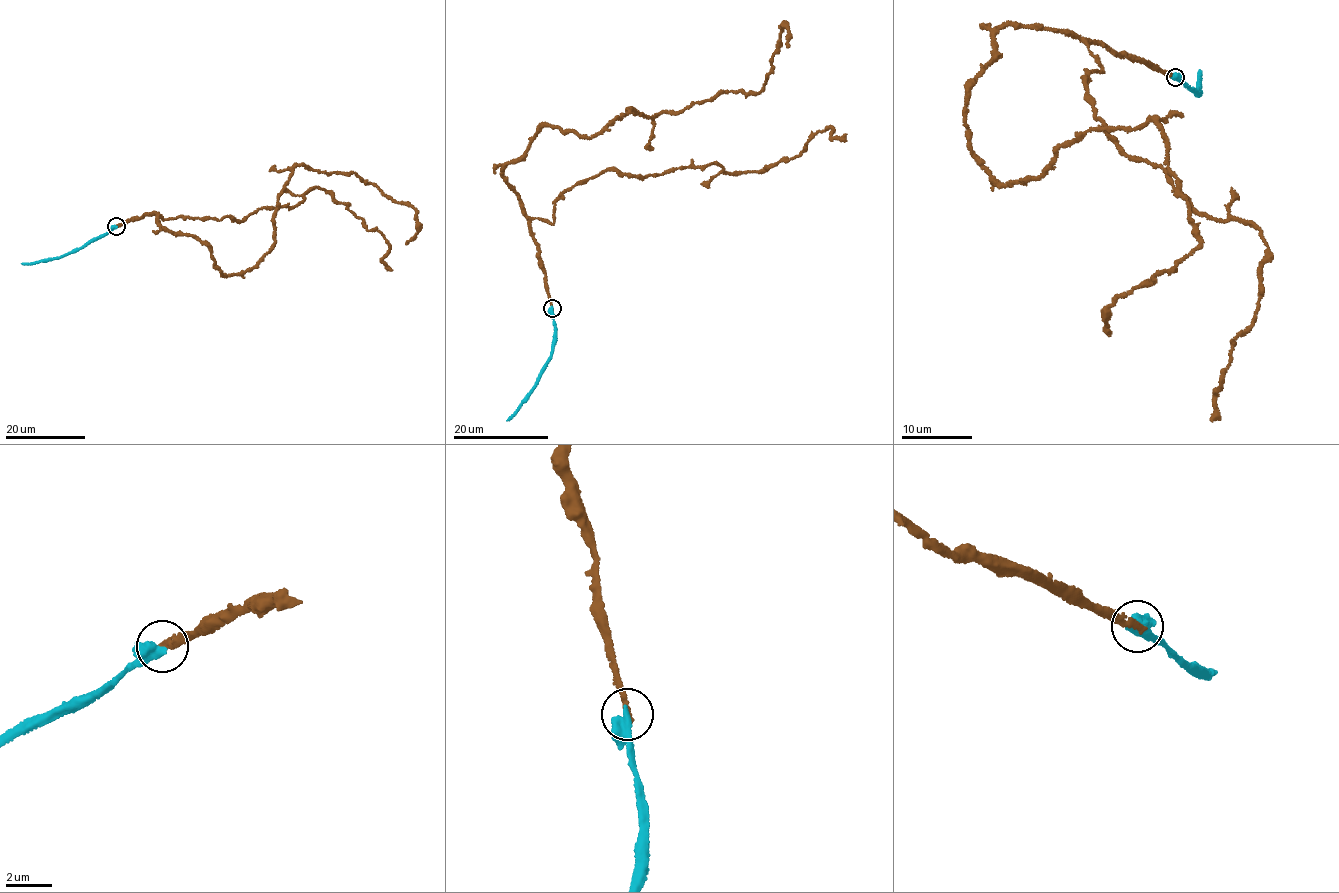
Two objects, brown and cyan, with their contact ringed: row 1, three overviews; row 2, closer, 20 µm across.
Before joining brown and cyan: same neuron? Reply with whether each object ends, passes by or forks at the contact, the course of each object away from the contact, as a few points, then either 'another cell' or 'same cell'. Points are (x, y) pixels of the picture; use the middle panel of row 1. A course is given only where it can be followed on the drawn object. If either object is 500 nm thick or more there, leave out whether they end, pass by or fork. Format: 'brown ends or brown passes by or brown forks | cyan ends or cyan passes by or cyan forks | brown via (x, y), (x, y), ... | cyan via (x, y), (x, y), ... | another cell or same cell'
brown via (552, 308), (503, 168), (546, 125), (588, 138), (627, 109), (655, 115), (755, 93), (783, 25), (787, 47) | cyan via (552, 308), (556, 331), (550, 357), (532, 390), (507, 420) | another cell

